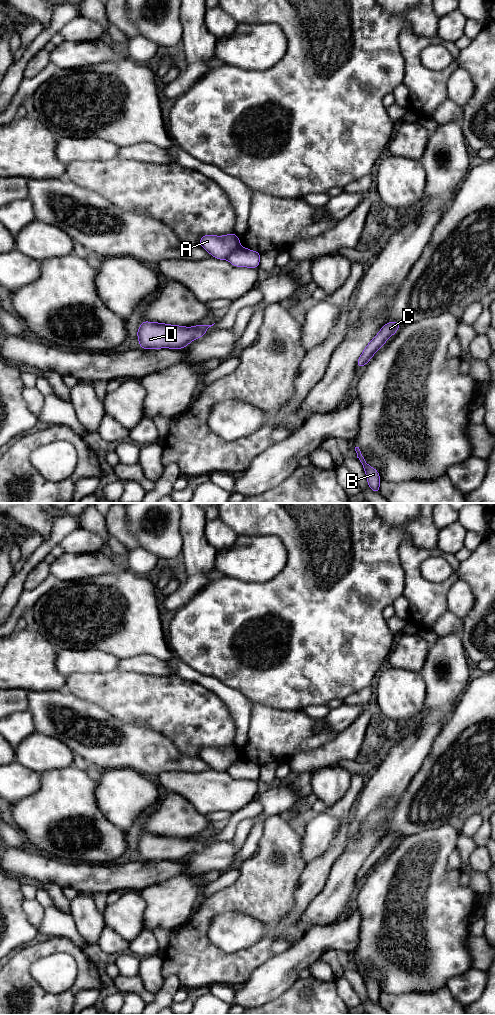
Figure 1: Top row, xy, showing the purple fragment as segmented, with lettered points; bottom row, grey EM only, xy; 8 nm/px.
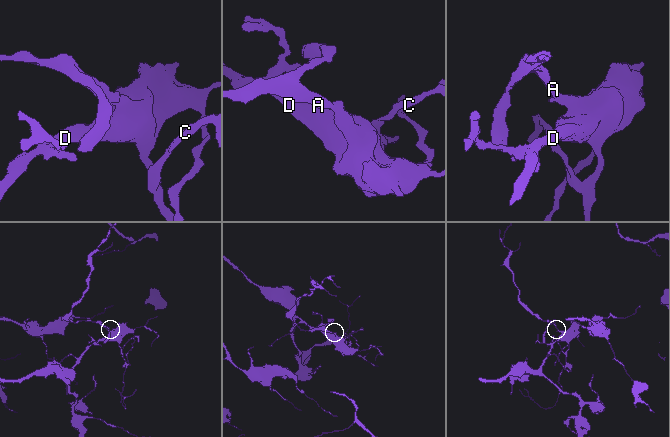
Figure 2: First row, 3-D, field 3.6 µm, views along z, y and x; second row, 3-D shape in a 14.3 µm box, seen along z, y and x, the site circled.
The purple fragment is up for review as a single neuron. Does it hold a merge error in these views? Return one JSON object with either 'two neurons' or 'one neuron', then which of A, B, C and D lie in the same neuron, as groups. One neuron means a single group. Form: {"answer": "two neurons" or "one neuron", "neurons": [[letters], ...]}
{"answer": "two neurons", "neurons": [["A"], ["B", "C", "D"]]}

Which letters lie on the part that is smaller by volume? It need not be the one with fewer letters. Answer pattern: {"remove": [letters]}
{"remove": ["A"]}

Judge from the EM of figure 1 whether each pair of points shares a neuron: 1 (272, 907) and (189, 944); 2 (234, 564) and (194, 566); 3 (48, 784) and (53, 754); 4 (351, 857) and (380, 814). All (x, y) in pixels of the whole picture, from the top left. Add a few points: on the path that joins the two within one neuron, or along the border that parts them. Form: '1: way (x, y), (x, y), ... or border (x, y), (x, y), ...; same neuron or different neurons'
1: way (249, 903), (220, 903), (202, 921); same neuron
2: border (217, 552), (214, 558), (214, 570); different neurons
3: border (72, 764), (62, 768), (45, 770), (40, 773); different neurons
4: way (355, 846), (355, 836), (369, 823); same neuron

